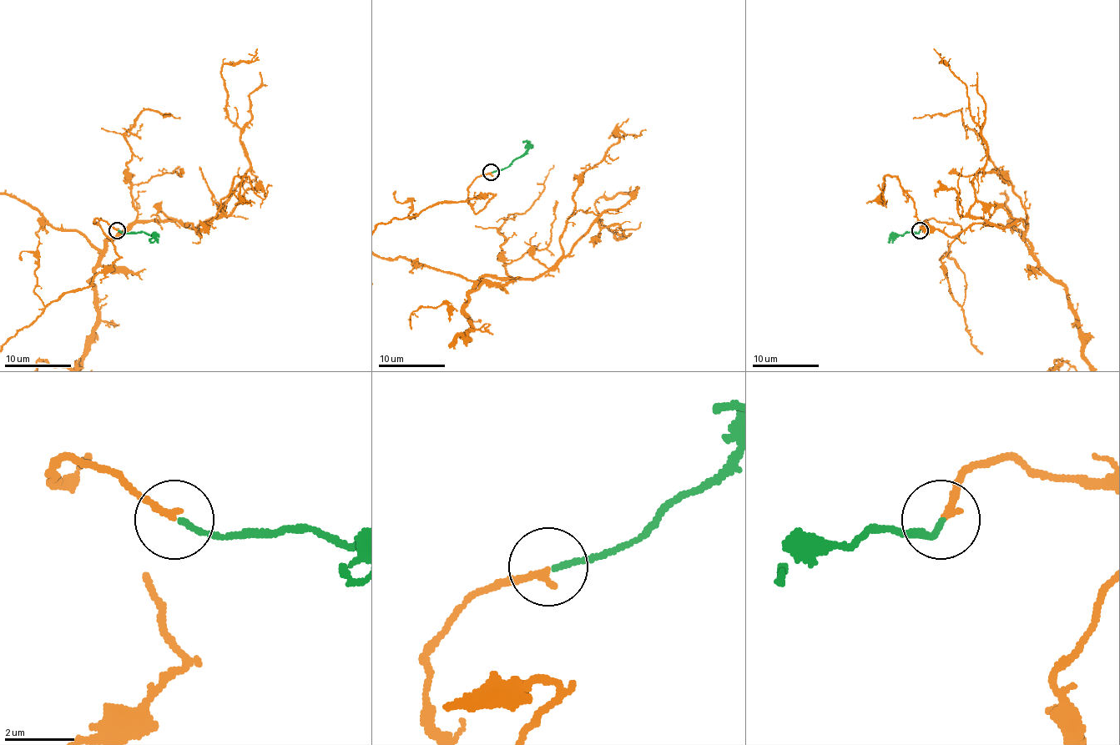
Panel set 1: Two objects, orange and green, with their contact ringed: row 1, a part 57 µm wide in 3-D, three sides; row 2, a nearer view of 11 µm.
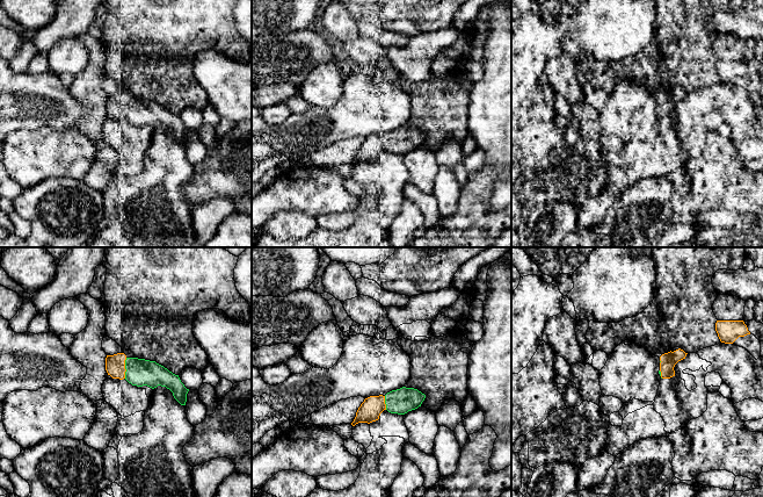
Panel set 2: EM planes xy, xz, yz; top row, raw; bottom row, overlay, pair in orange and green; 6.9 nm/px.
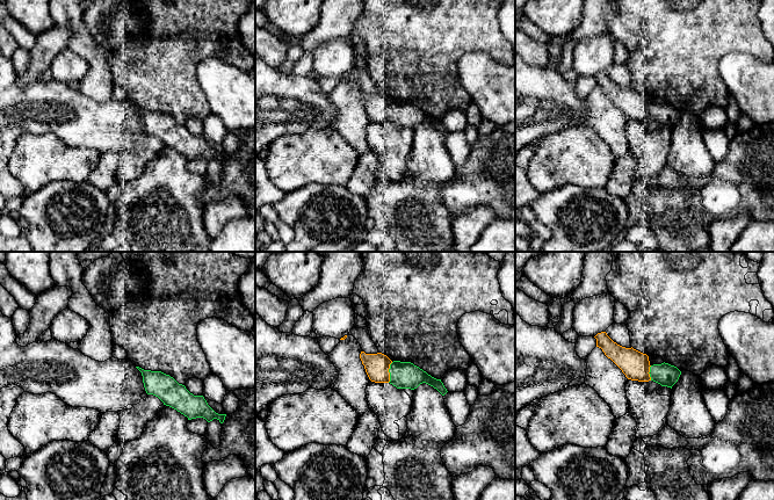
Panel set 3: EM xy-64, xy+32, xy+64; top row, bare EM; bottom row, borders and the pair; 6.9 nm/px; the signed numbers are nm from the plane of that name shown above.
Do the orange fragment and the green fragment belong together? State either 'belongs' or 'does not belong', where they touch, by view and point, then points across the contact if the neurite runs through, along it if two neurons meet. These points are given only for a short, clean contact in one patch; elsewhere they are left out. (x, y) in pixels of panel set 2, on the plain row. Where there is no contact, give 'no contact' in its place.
belongs; meets orange in xy at (124, 108)

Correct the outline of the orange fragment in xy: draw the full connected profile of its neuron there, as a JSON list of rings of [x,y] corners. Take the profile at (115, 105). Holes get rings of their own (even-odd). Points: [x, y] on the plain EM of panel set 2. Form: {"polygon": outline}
{"polygon": [[[117,93],[107,95],[106,110],[112,118],[125,118],[132,125],[147,125],[152,129],[158,125],[166,127],[181,145],[186,145],[189,129],[184,127],[179,115],[155,101],[128,98],[124,93]]]}

